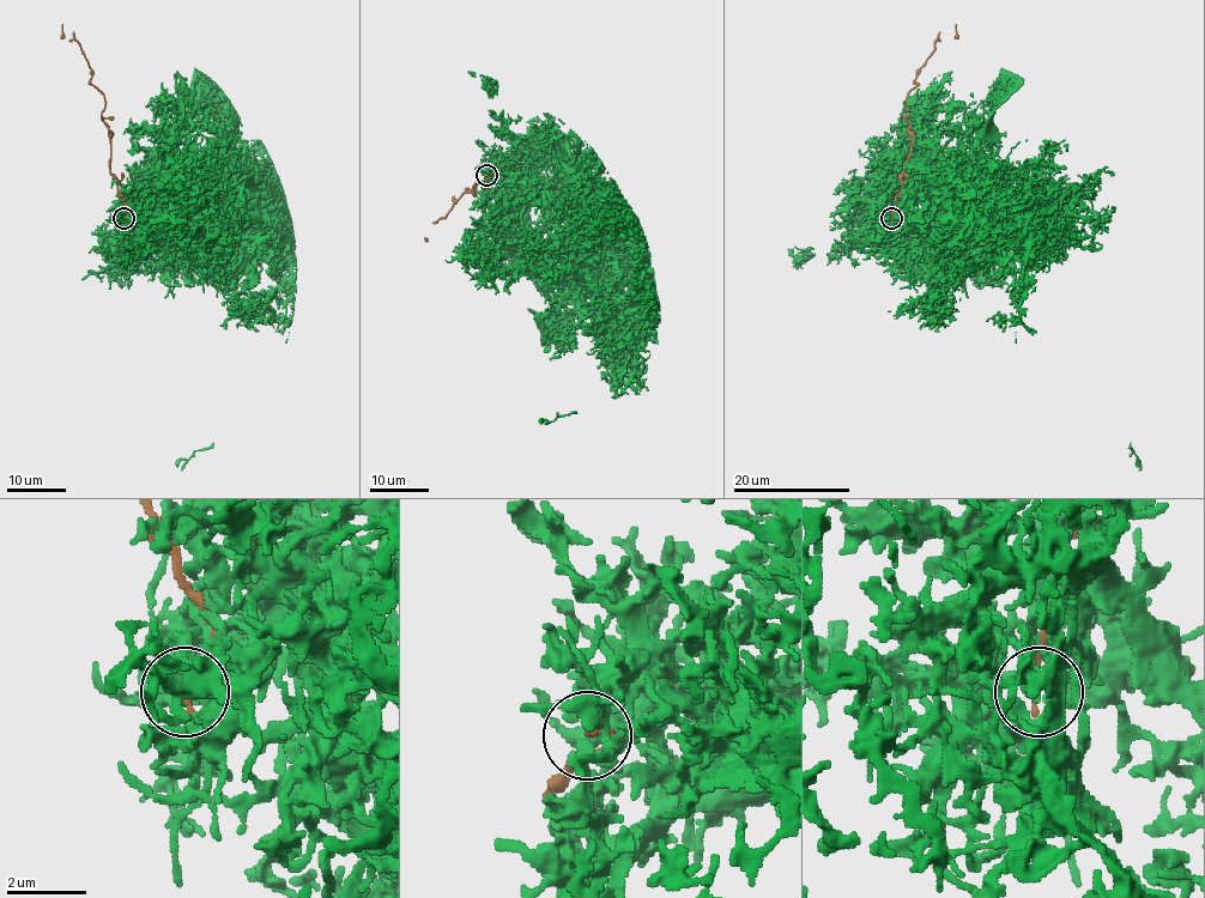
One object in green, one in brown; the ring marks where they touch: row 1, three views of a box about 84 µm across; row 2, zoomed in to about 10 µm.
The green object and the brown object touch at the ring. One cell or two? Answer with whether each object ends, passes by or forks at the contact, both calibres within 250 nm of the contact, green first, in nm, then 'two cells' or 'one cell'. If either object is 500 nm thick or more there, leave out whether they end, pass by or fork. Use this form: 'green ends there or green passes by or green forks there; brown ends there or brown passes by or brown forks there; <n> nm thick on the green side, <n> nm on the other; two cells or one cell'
green ends there; brown ends there; 340 nm thick on the green side, 170 nm on the other; two cells

